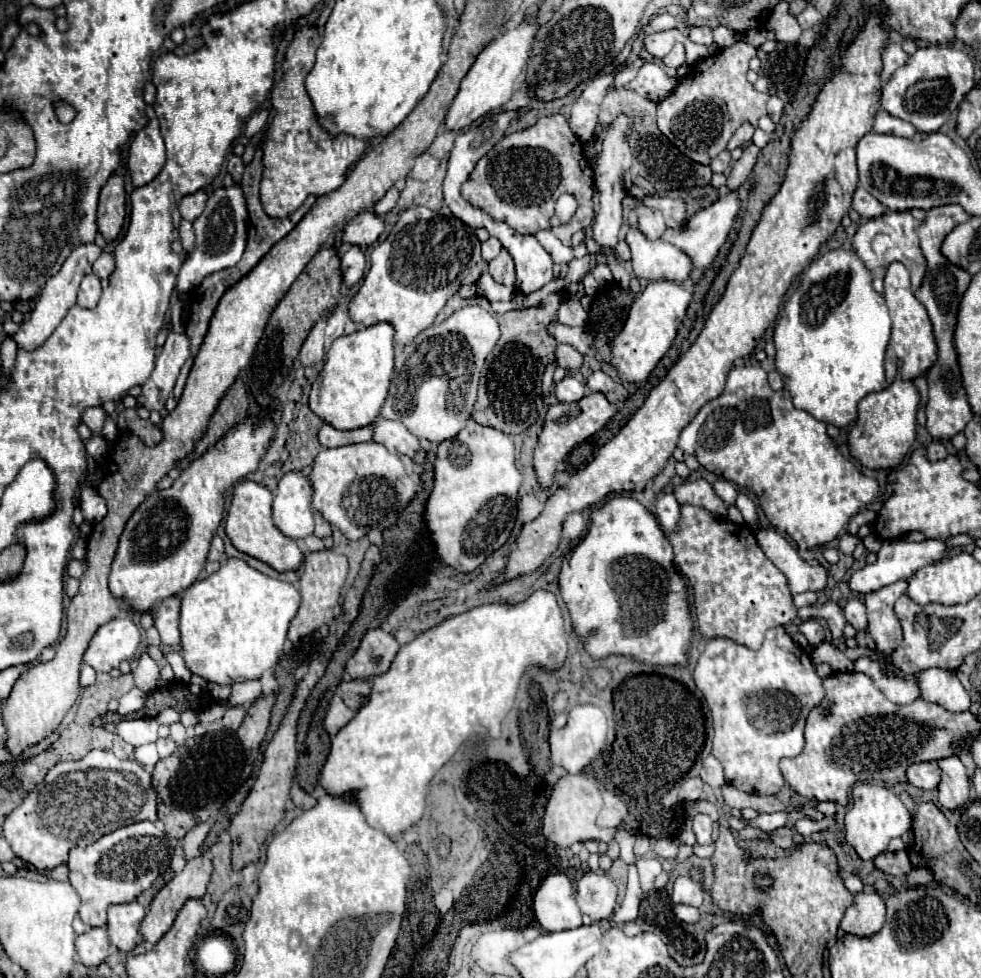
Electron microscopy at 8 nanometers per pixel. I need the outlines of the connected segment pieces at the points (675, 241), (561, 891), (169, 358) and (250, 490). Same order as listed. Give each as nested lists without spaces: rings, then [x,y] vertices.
[[[739,191],[725,193],[711,207],[697,211],[683,227],[679,227],[679,229],[667,229],[667,233],[661,239],[667,241],[667,243],[671,243],[671,245],[675,245],[685,255],[689,255],[691,263],[693,263],[693,269],[707,269],[711,265],[711,261],[715,259],[719,247],[725,243],[725,239],[727,239],[733,223],[739,217],[739,209],[741,207],[743,207],[743,203],[739,199]]]
[[[563,873],[549,875],[533,897],[533,911],[545,931],[575,929],[581,925],[581,911],[575,903],[571,881]]]
[[[169,333],[155,361],[151,377],[143,383],[137,403],[149,411],[163,411],[167,397],[173,393],[175,379],[189,357],[189,341],[185,333]]]
[[[253,481],[237,483],[233,487],[231,505],[229,505],[227,519],[225,519],[225,533],[237,551],[241,551],[249,557],[255,557],[255,559],[267,563],[269,567],[273,567],[275,571],[283,573],[283,571],[297,569],[301,565],[303,551],[299,549],[299,545],[295,541],[283,537],[283,533],[279,533],[279,529],[273,525],[271,501],[273,501],[273,495],[269,493],[267,487],[253,483]]]

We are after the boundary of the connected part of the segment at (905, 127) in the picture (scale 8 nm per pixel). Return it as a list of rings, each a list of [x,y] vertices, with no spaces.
[[[881,109],[877,113],[873,129],[877,133],[891,133],[891,135],[899,135],[899,137],[913,137],[917,133],[917,129],[911,123],[907,123],[907,121],[899,119],[899,117],[889,115],[885,109]]]

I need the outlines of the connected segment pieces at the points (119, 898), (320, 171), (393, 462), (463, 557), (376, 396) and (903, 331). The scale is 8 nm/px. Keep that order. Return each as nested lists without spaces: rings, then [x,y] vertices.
[[[131,823],[123,829],[117,829],[109,835],[103,835],[93,845],[87,847],[73,847],[69,853],[69,871],[67,865],[59,865],[51,871],[43,871],[47,877],[55,881],[69,881],[77,895],[81,897],[81,909],[79,917],[89,927],[103,927],[107,923],[107,907],[115,903],[131,903],[135,901],[145,889],[151,887],[151,883],[169,869],[171,853],[169,853],[169,841],[165,837],[165,831],[151,823]]]
[[[303,25],[287,47],[281,63],[283,79],[271,91],[271,103],[277,111],[271,127],[263,137],[263,179],[261,179],[261,205],[269,217],[289,217],[309,197],[321,197],[339,189],[347,171],[371,147],[371,139],[357,139],[353,135],[333,135],[317,123],[313,101],[305,89],[305,77],[315,63],[315,51],[321,43],[315,25]]]
[[[375,441],[323,449],[313,461],[313,471],[309,475],[309,481],[313,487],[313,507],[331,525],[335,525],[347,539],[361,539],[363,535],[369,533],[369,529],[375,529],[375,527],[381,527],[381,529],[391,527],[397,521],[399,513],[407,507],[407,503],[419,491],[419,475],[413,473],[413,461],[405,455],[389,453],[383,445]]]
[[[473,419],[453,439],[437,445],[433,491],[425,505],[435,555],[457,573],[475,571],[511,535],[517,517],[521,473],[515,465],[515,447],[509,435],[483,427]]]
[[[387,323],[359,329],[333,341],[309,395],[311,411],[339,431],[371,425],[379,415],[393,375],[393,329]]]
[[[891,263],[887,273],[885,273],[885,301],[889,307],[889,315],[893,321],[893,331],[891,331],[891,341],[887,347],[885,355],[885,377],[887,383],[893,381],[897,373],[897,365],[901,367],[901,375],[907,381],[915,381],[917,377],[927,377],[929,367],[935,365],[937,361],[937,345],[935,345],[935,335],[931,321],[927,317],[925,307],[915,299],[909,283],[909,271],[905,269],[903,263]]]

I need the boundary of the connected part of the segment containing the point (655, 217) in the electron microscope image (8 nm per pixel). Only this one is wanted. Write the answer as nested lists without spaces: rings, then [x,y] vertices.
[[[637,207],[637,213],[639,213],[639,227],[643,229],[643,233],[651,239],[659,239],[667,225],[665,225],[665,219],[663,215],[657,211],[657,209],[649,209],[649,207]]]

